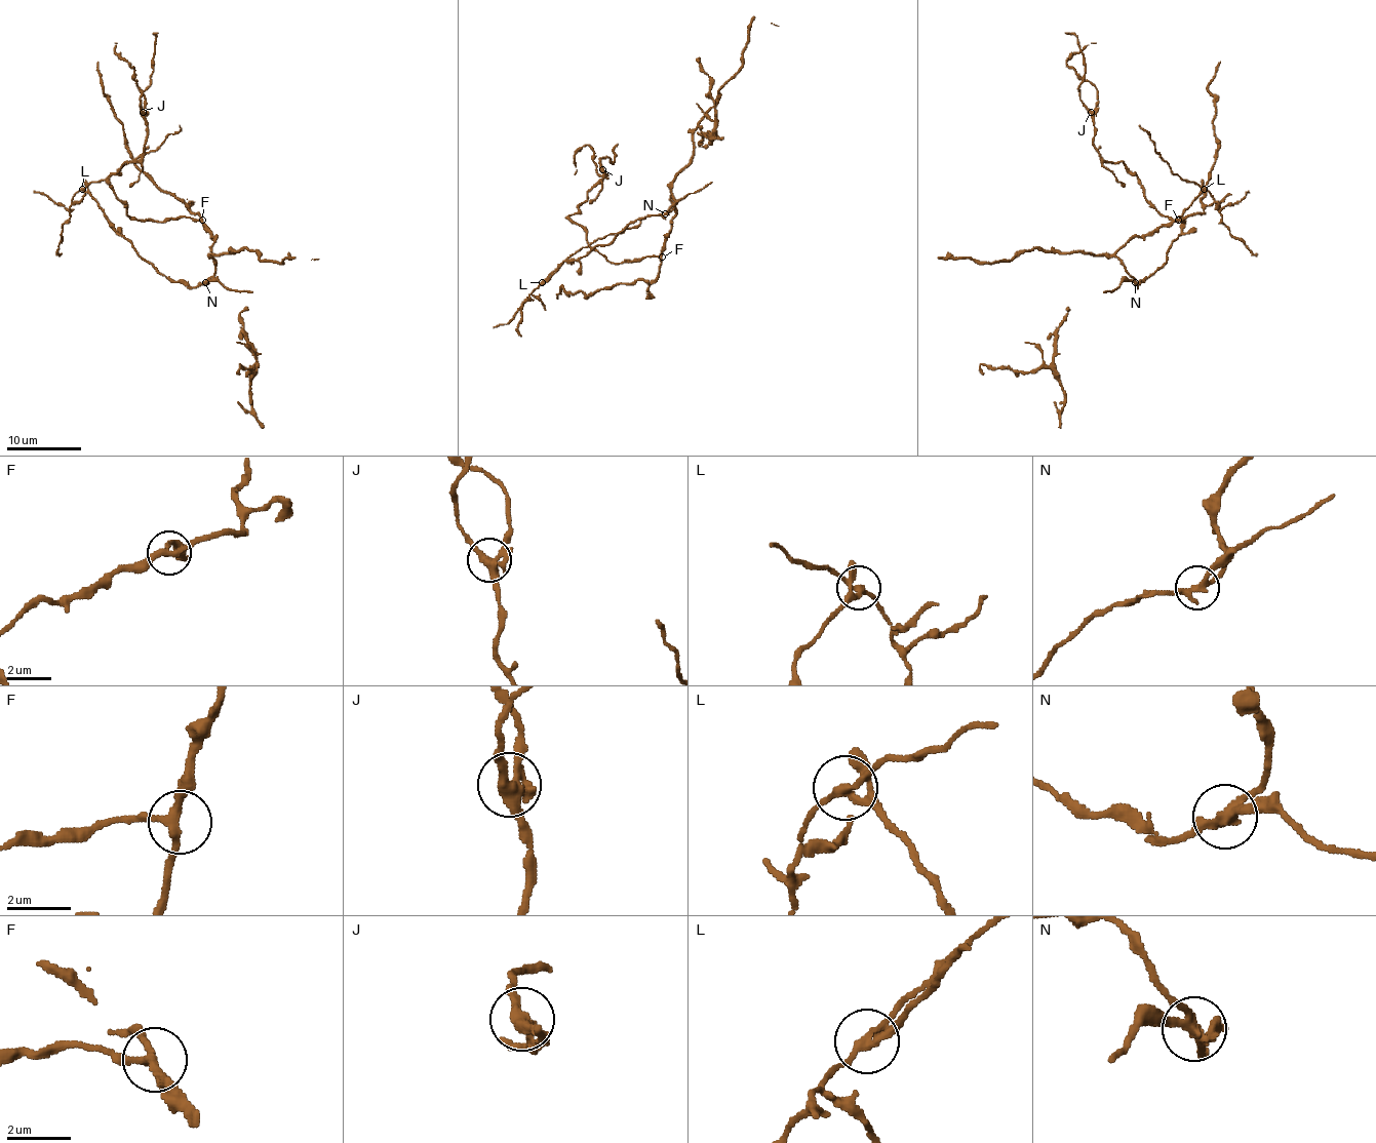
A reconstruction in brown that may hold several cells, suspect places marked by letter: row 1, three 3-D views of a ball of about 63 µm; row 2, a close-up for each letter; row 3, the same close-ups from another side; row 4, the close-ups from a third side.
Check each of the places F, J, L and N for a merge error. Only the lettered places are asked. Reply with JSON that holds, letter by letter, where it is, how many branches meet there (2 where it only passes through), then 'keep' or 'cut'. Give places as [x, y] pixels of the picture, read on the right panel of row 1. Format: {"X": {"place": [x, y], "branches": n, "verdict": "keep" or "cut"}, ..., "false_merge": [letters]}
{"F": {"place": [1178, 220], "branches": 3, "verdict": "keep"}, "J": {"place": [1091, 112], "branches": 4, "verdict": "keep"}, "L": {"place": [1204, 189], "branches": 4, "verdict": "cut"}, "N": {"place": [1135, 282], "branches": 3, "verdict": "cut"}, "false_merge": ["L", "N"]}

